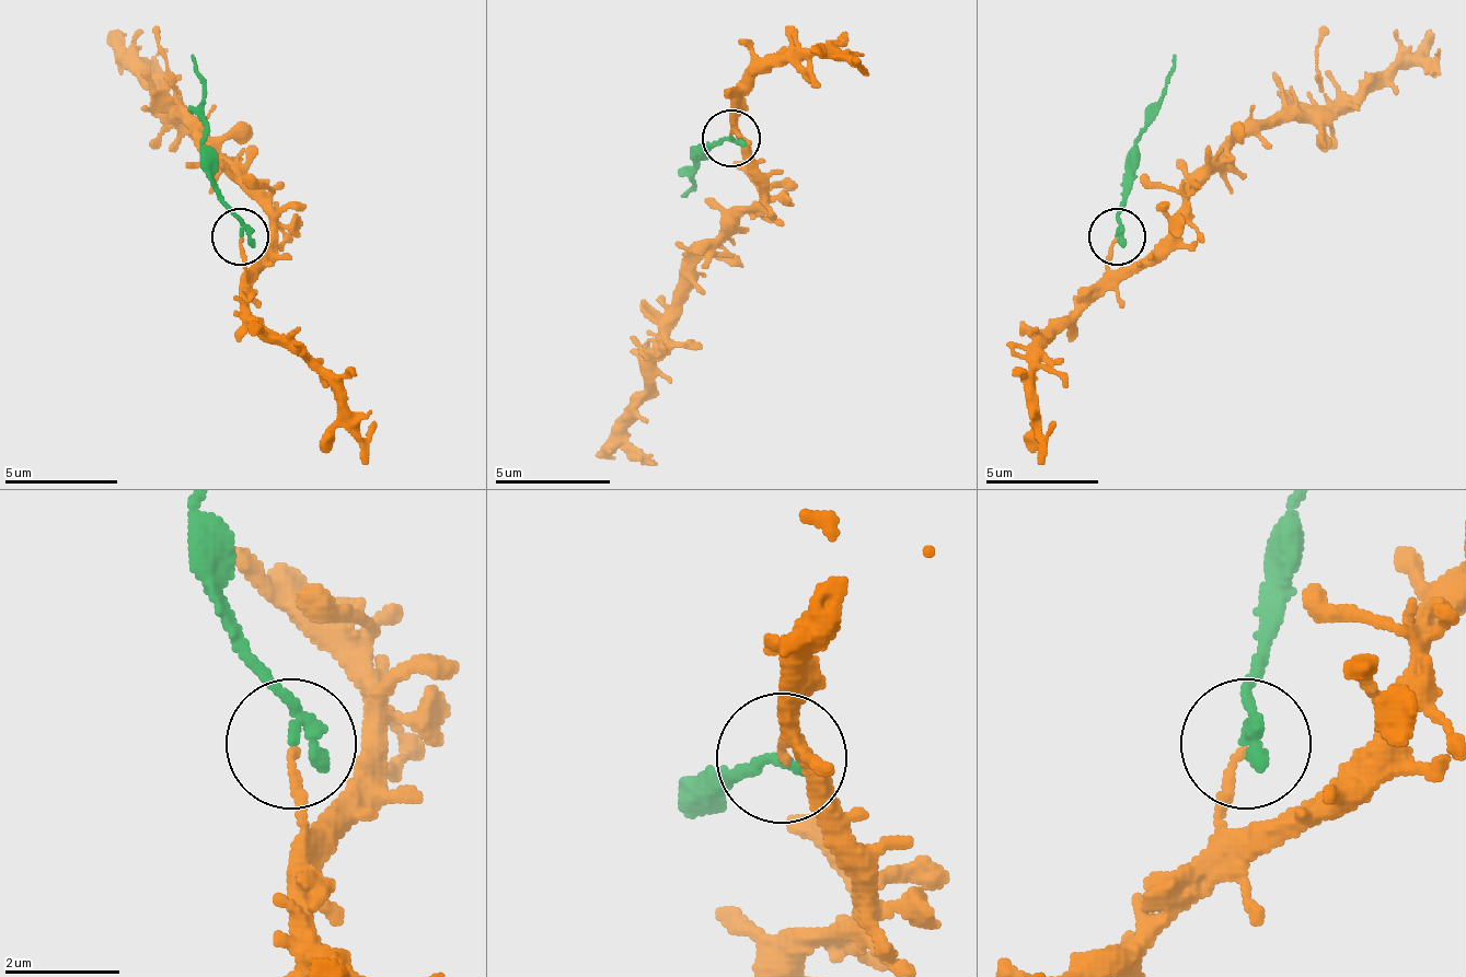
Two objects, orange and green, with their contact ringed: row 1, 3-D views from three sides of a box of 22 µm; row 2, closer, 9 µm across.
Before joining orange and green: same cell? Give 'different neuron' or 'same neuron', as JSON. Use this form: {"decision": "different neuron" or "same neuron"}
{"decision": "different neuron"}

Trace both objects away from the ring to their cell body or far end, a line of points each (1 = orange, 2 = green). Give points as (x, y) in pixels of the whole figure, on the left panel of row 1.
1: (242, 241), (247, 269), (269, 229), (264, 200), (168, 104), (139, 65), (168, 47)
2: (242, 234), (214, 177), (214, 149), (191, 53)

